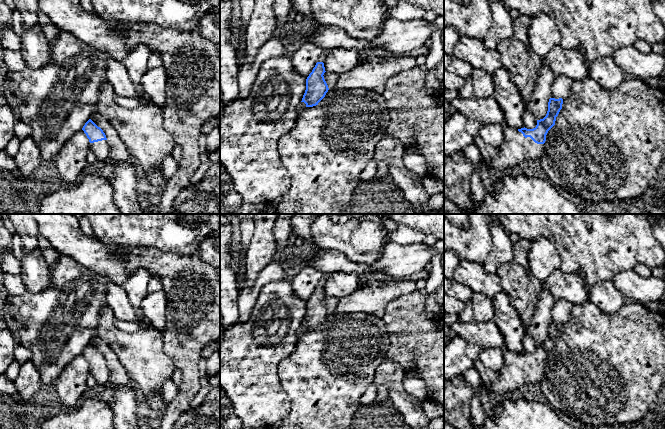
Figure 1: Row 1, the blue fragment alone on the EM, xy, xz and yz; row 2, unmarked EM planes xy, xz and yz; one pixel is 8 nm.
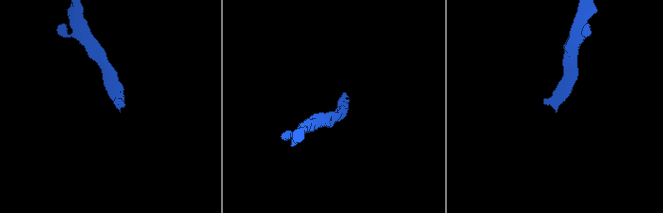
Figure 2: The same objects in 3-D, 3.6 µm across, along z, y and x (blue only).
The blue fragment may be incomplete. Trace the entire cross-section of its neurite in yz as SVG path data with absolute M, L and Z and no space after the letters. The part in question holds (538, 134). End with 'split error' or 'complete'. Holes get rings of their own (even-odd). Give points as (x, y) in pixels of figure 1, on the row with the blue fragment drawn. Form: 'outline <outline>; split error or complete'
outline M550 98L546 116L537 120L533 129L524 127L517 130L506 127L504 142L495 158L473 164L463 151L444 156L444 195L461 209L468 211L474 204L470 188L473 173L488 172L498 175L521 165L524 161L540 160L543 157L546 135L555 125L562 104L562 98Z; split error

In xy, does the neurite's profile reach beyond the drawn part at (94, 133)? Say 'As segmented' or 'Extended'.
Extended

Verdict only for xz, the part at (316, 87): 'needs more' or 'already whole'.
needs more

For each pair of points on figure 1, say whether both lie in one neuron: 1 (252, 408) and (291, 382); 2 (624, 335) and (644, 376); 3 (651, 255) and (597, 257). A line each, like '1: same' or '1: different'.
1: different
2: same
3: same

